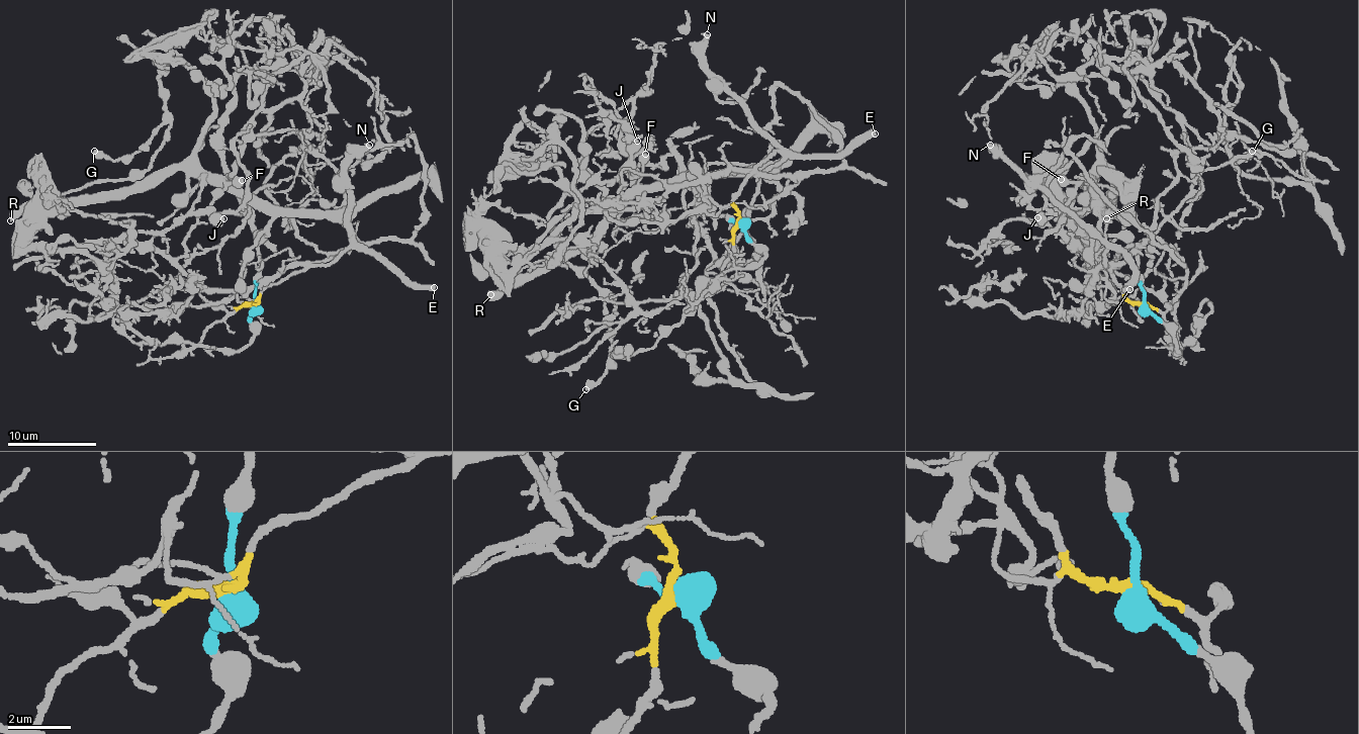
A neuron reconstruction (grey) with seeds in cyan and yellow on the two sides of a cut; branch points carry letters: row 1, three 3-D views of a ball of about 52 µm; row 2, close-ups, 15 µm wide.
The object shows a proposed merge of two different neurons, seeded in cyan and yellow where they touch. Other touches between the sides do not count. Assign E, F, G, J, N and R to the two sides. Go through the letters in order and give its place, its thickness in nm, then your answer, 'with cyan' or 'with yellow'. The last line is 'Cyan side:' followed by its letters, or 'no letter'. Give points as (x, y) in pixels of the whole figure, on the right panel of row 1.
E: (1129, 289) | 480 nm | with yellow
F: (1061, 179) | 440 nm | with cyan
G: (1252, 151) | 360 nm | with cyan
J: (1037, 217) | 650 nm | with cyan
N: (990, 145) | 420 nm | with yellow
R: (1106, 218) | 440 nm | with cyan
Cyan side: F, G, J, R

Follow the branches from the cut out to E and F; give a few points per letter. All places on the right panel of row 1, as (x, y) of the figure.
E: (1143, 306), (1125, 295), (1105, 265), (1105, 256), (1110, 249), (1127, 254), (1135, 272), (1129, 290)
F: (1143, 306), (1138, 253), (1120, 237), (1110, 237), (1102, 231), (1086, 181), (1061, 179)

